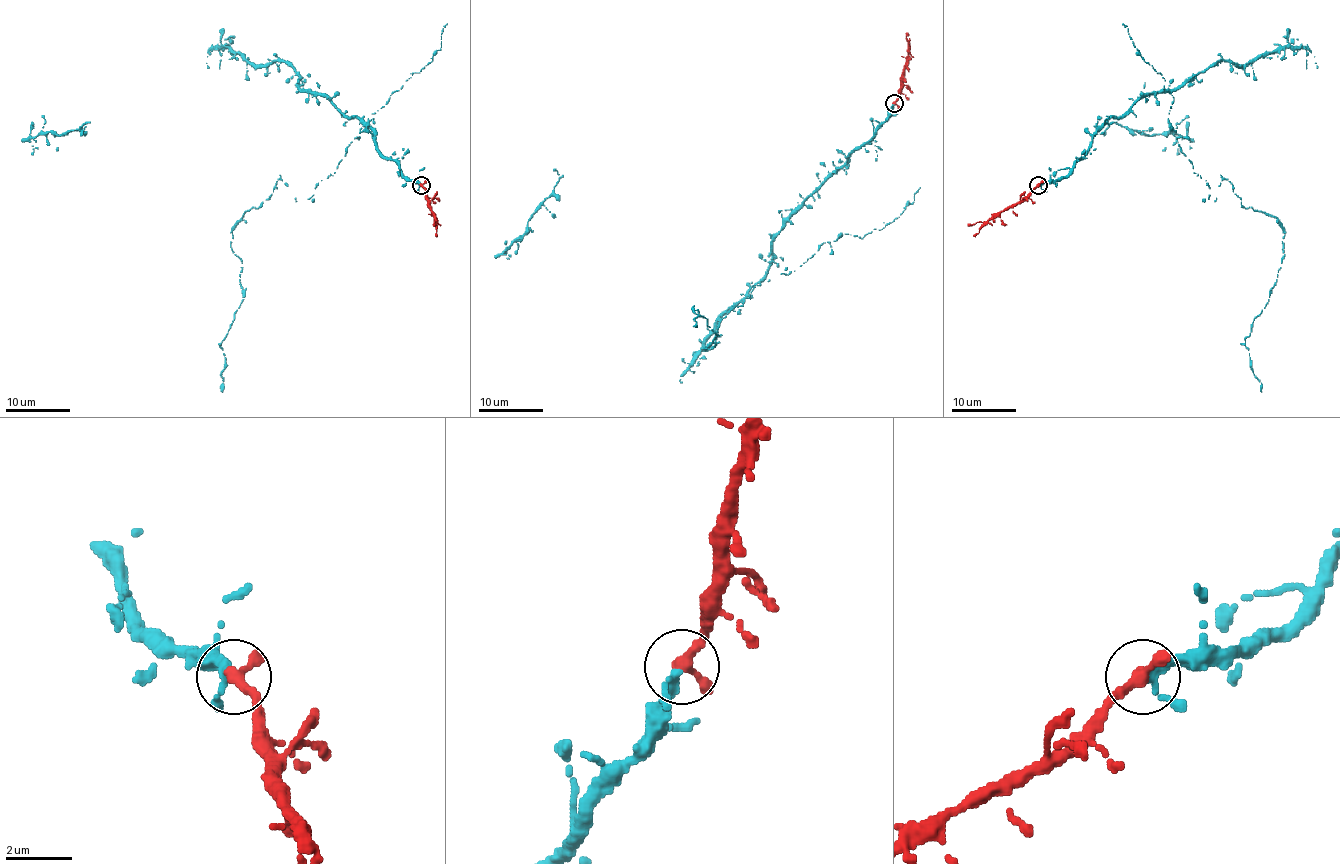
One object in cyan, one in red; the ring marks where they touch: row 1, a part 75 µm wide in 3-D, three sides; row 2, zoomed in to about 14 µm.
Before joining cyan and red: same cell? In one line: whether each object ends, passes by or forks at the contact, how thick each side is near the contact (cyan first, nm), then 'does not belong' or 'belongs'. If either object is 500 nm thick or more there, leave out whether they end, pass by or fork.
cyan passes by; red passes by; 240 nm thick on the cyan side, 280 nm on the other; belongs

